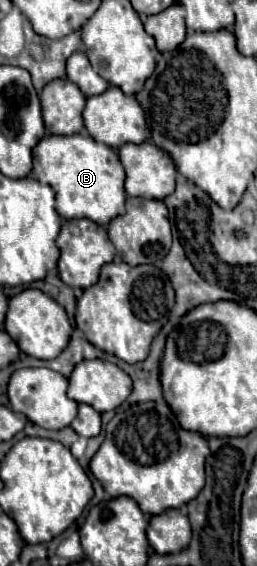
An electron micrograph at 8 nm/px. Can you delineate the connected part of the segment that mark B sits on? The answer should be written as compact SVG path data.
M73 134L73 136L45 136L35 148L33 148L33 178L37 178L41 184L49 184L55 192L55 204L57 212L63 218L89 218L97 224L107 226L115 216L125 212L125 170L119 162L119 156L113 152L113 148L95 142L91 136Z

